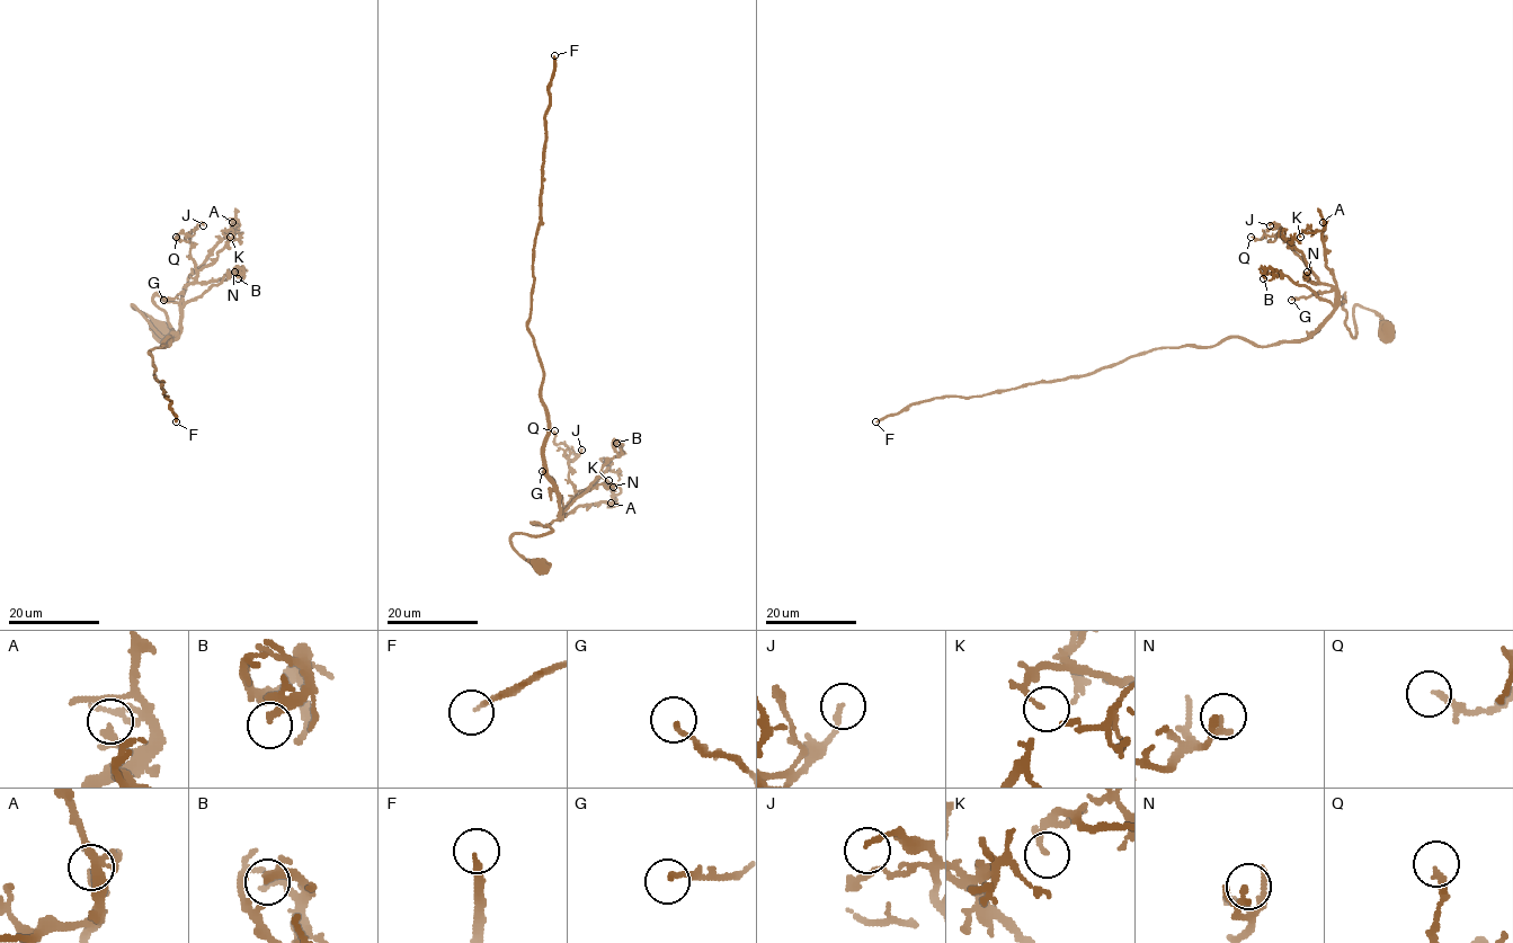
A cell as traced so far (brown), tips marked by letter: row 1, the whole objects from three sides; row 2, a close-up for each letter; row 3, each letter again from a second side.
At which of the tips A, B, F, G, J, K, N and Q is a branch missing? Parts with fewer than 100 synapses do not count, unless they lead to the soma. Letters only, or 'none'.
F

